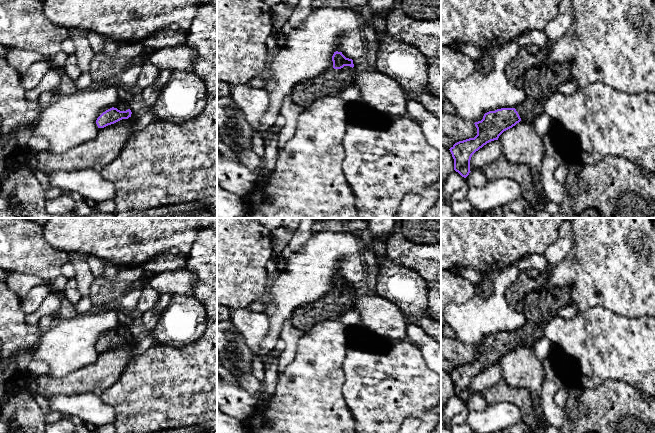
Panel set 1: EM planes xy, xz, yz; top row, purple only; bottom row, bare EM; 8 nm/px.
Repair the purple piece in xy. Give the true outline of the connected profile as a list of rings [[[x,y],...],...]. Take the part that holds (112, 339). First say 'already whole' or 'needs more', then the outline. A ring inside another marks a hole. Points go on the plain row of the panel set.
needs more; [[[121,324],[118,328],[103,336],[97,342],[96,348],[98,352],[104,352],[122,343],[128,343],[131,341],[131,338],[132,336],[129,333],[128,327]]]

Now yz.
needs more; [[[559,287],[547,290],[543,288],[538,292],[529,293],[523,302],[524,324],[516,332],[501,332],[484,338],[481,345],[475,346],[477,359],[455,367],[449,374],[454,383],[454,394],[466,402],[470,395],[470,384],[472,379],[487,367],[498,364],[499,360],[506,354],[512,352],[521,344],[533,347],[537,340],[544,336],[546,323],[553,317],[558,316],[558,310],[569,305],[571,302],[571,287]]]

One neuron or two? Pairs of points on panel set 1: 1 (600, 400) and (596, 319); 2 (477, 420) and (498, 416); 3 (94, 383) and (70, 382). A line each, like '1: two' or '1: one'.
1: two
2: one
3: one

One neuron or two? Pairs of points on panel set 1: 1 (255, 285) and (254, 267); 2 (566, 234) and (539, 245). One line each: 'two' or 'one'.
1: one
2: two

